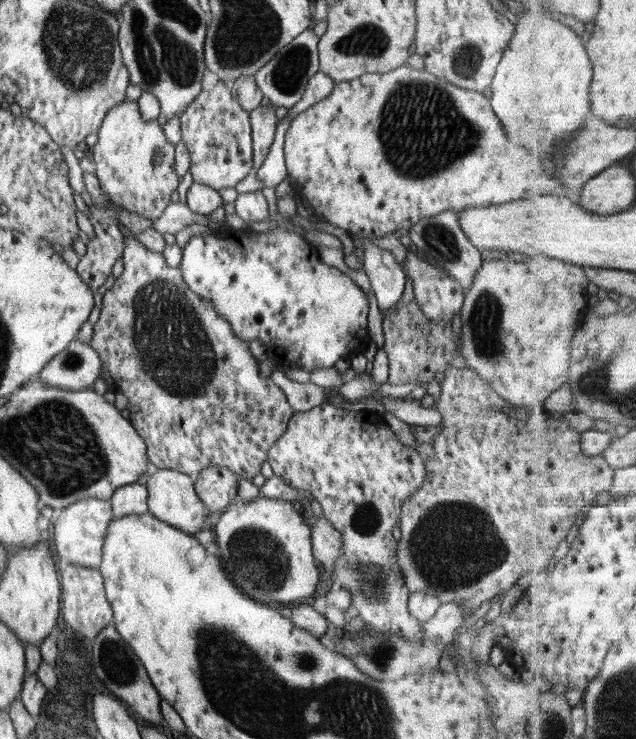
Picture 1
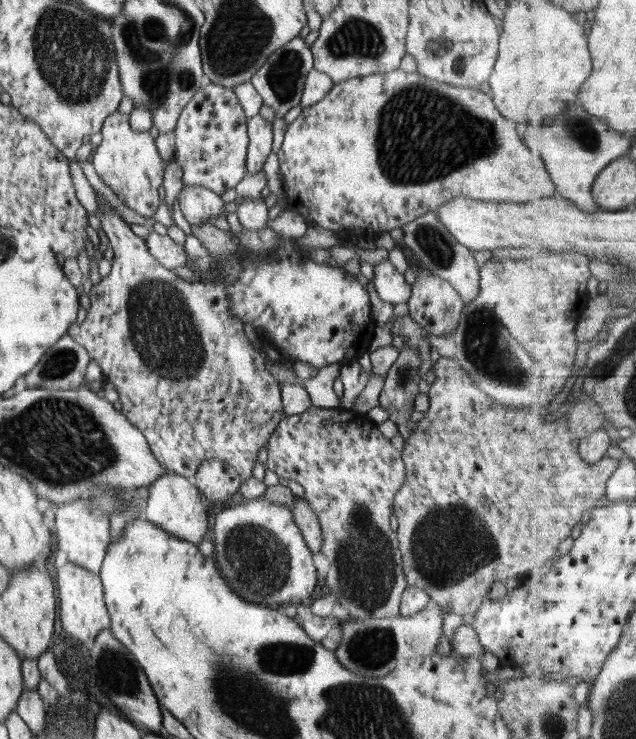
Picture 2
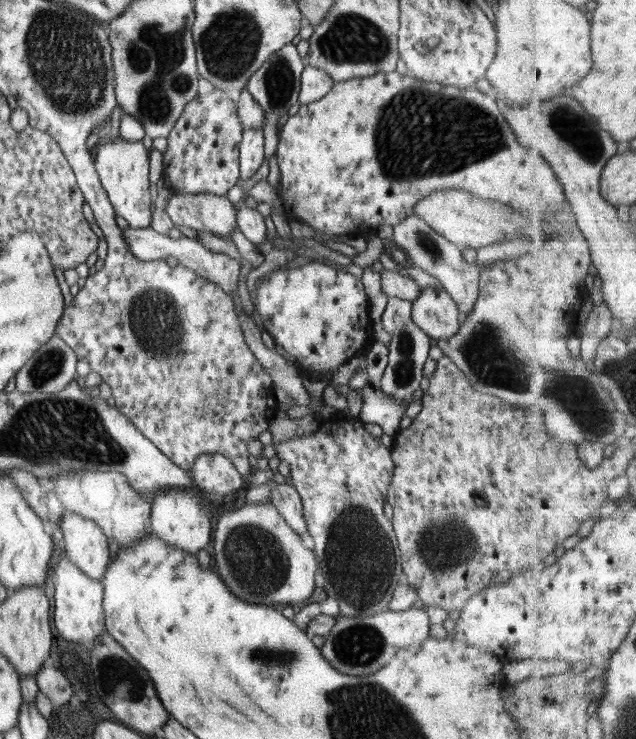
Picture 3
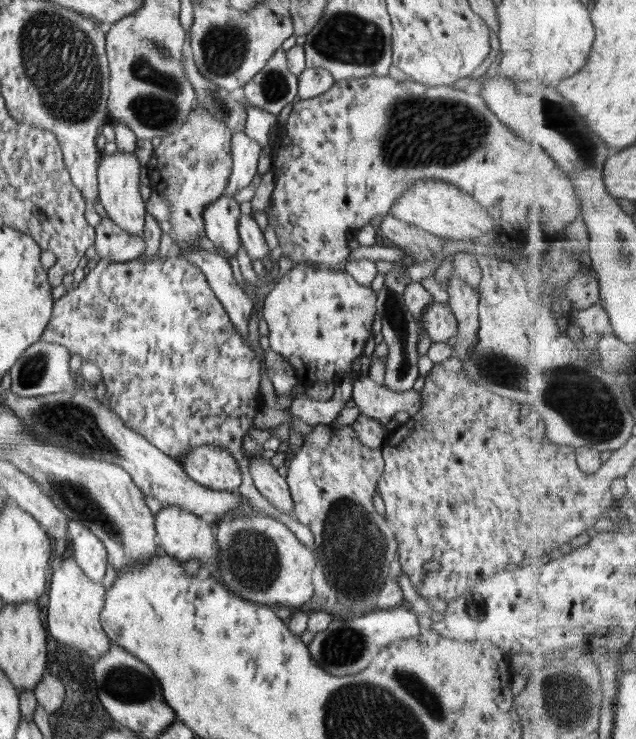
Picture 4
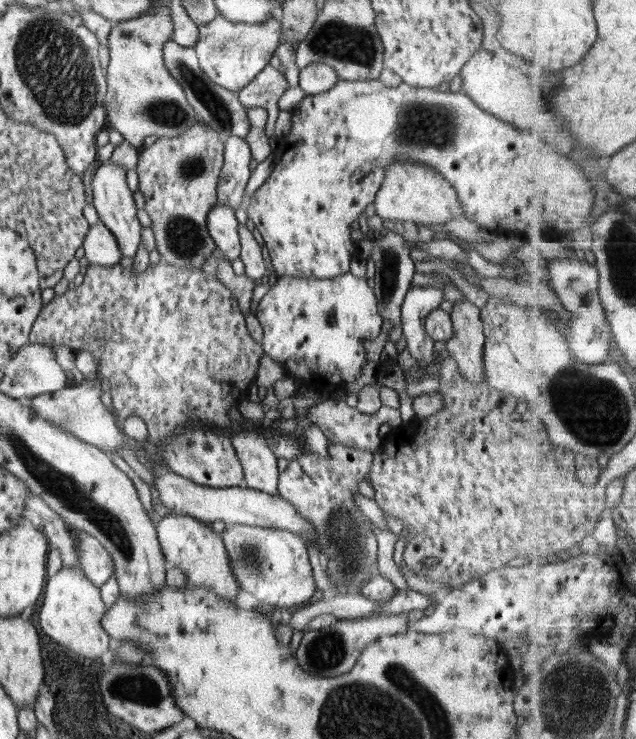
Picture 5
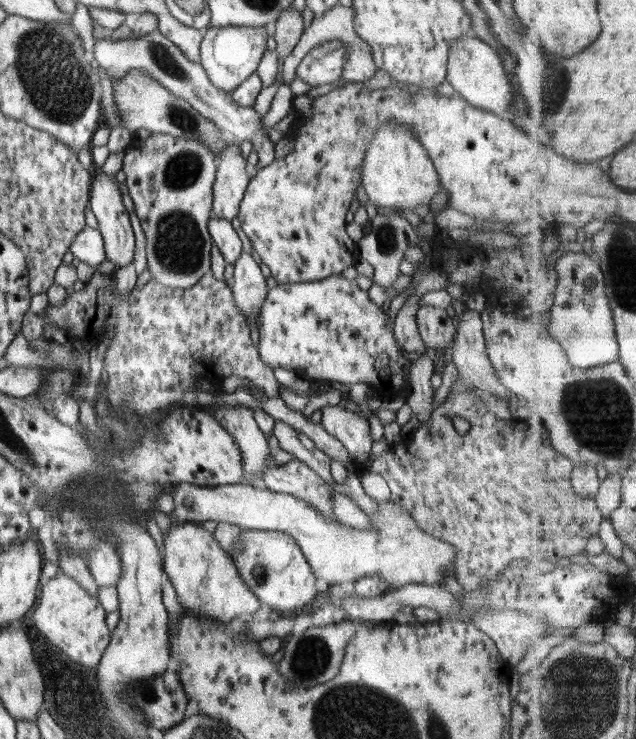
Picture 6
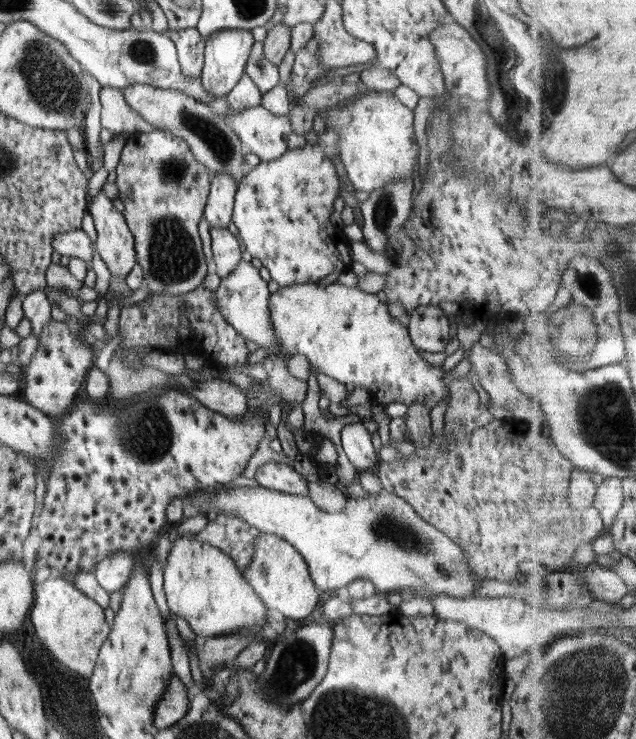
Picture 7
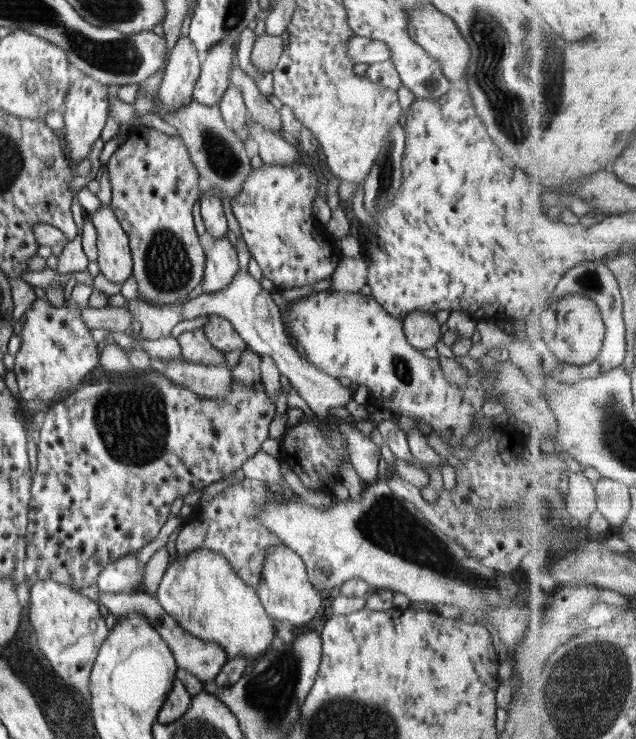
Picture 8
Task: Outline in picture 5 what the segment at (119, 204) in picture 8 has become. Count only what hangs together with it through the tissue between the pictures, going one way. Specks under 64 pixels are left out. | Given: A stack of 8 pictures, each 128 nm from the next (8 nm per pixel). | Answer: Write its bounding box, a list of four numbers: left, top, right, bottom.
[135,122,225,269]

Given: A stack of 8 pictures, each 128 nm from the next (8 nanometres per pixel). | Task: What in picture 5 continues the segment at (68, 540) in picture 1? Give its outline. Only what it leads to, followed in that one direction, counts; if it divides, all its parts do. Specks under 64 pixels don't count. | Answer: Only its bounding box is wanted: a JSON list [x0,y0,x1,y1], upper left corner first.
[74,531,115,587]

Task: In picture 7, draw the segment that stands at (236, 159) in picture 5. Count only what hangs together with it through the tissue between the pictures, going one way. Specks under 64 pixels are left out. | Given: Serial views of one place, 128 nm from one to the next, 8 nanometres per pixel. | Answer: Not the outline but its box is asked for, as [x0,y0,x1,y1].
[203,172,238,228]

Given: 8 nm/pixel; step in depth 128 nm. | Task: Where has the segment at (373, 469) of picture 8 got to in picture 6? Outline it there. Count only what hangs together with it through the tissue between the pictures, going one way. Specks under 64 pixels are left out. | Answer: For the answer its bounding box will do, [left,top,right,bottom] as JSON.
[320,405,373,470]

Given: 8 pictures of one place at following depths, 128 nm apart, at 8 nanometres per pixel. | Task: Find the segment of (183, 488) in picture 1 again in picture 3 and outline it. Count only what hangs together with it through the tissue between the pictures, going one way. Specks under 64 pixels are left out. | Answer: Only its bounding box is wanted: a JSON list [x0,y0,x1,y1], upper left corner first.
[150,489,212,555]

